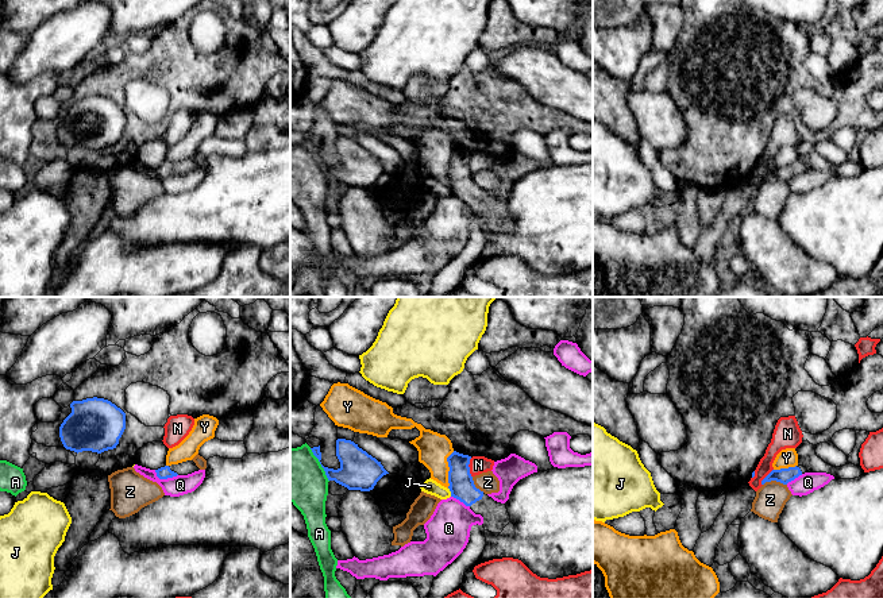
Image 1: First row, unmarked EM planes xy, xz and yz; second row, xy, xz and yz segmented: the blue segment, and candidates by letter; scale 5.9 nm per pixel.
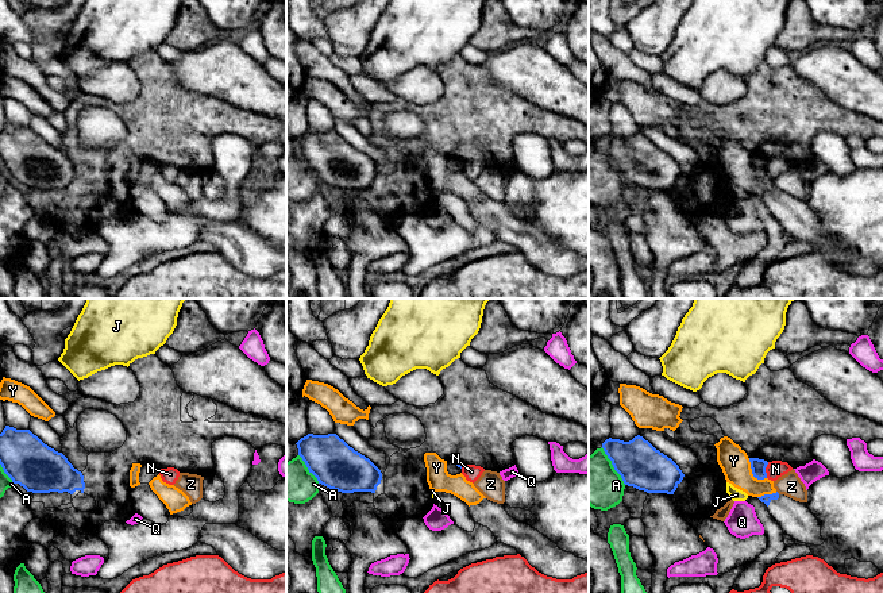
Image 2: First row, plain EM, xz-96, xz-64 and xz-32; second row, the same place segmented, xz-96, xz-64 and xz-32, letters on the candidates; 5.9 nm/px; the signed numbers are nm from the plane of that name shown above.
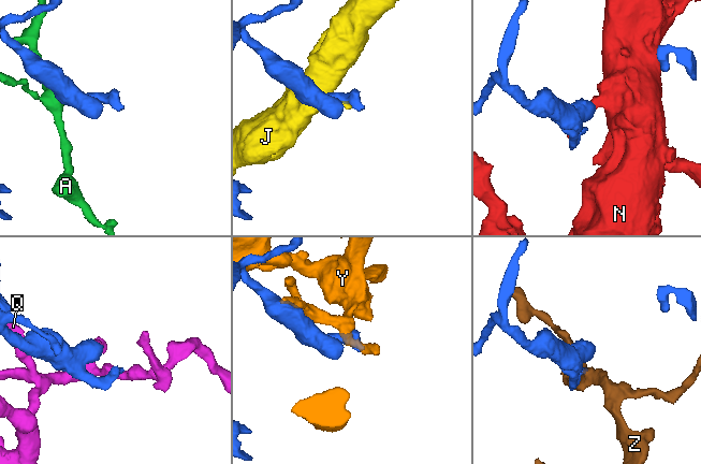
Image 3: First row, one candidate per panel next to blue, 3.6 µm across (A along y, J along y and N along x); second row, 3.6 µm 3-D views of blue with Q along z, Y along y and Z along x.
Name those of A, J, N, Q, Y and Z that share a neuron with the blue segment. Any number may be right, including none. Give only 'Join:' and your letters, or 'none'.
Join: none

